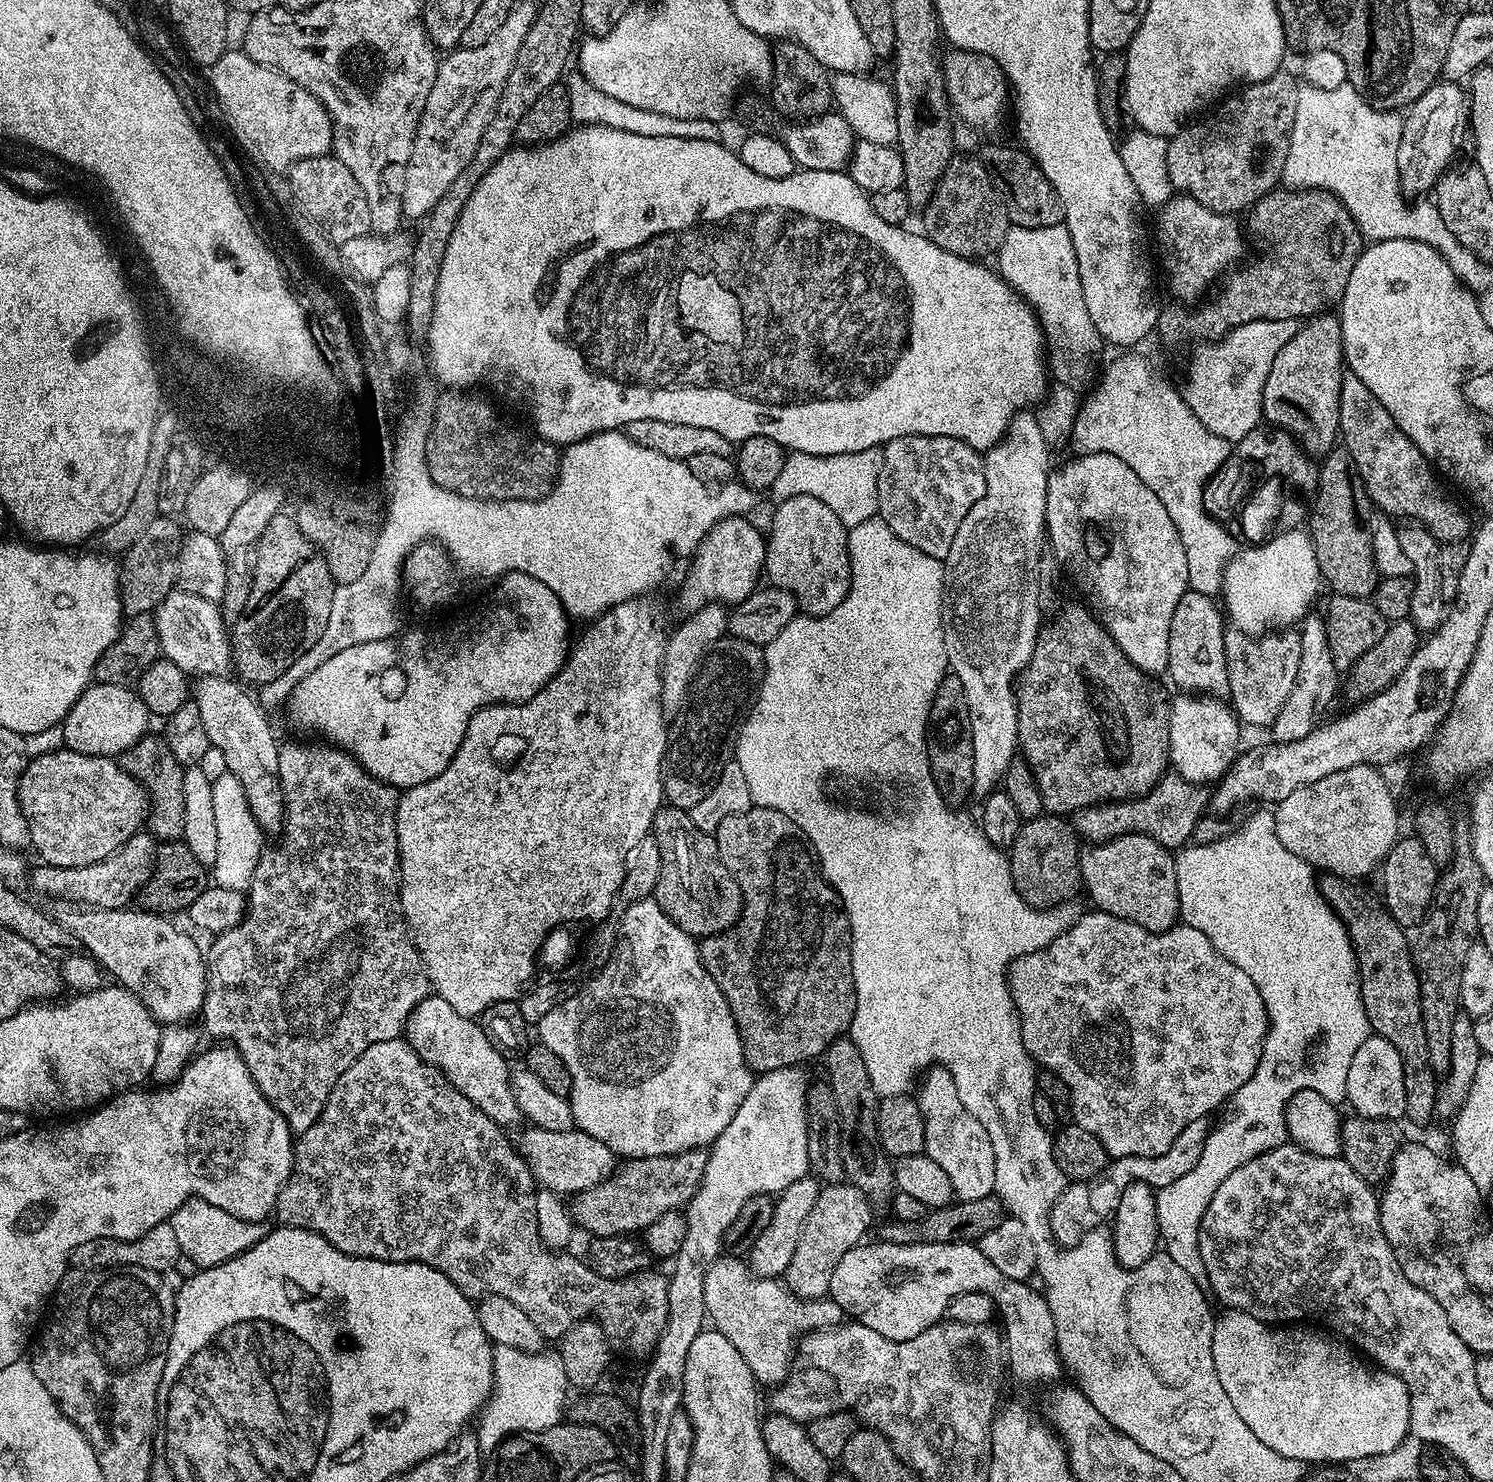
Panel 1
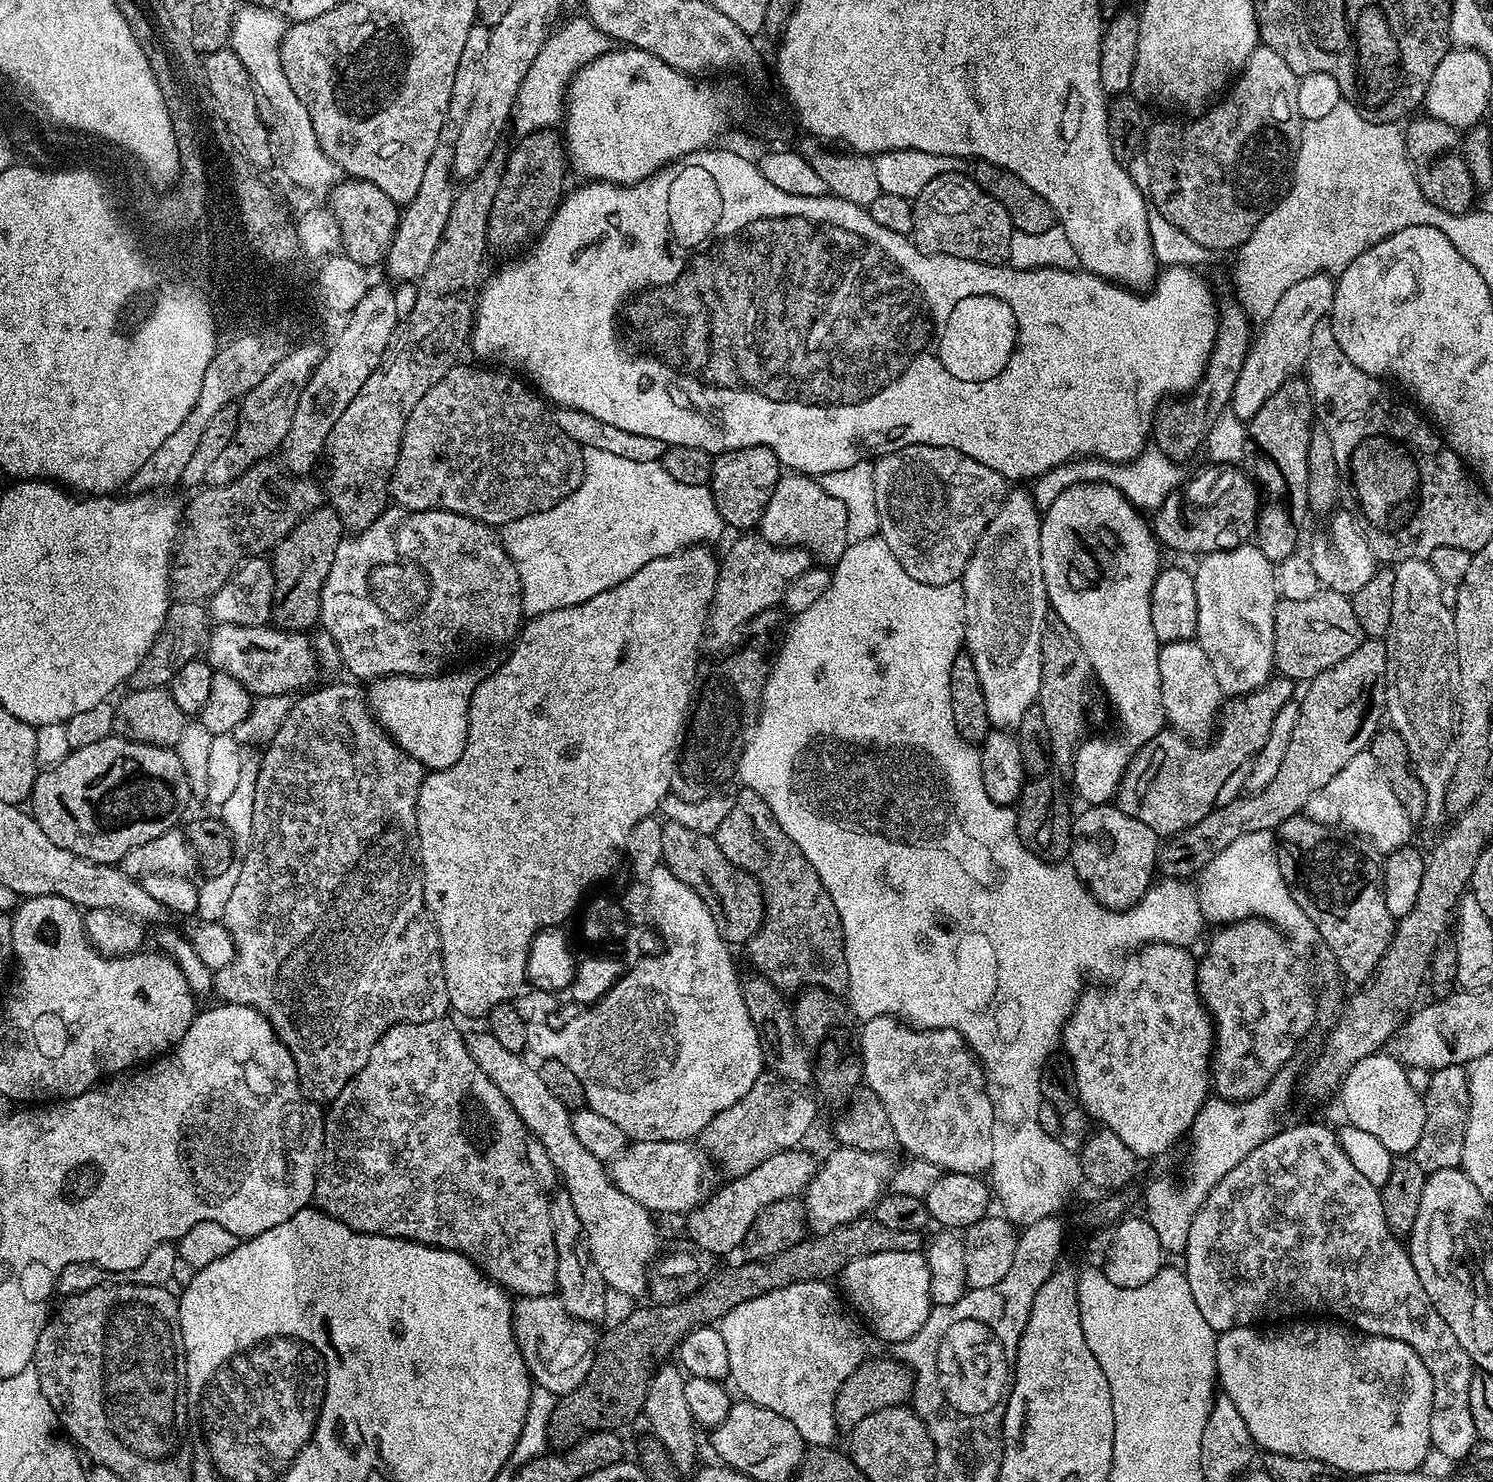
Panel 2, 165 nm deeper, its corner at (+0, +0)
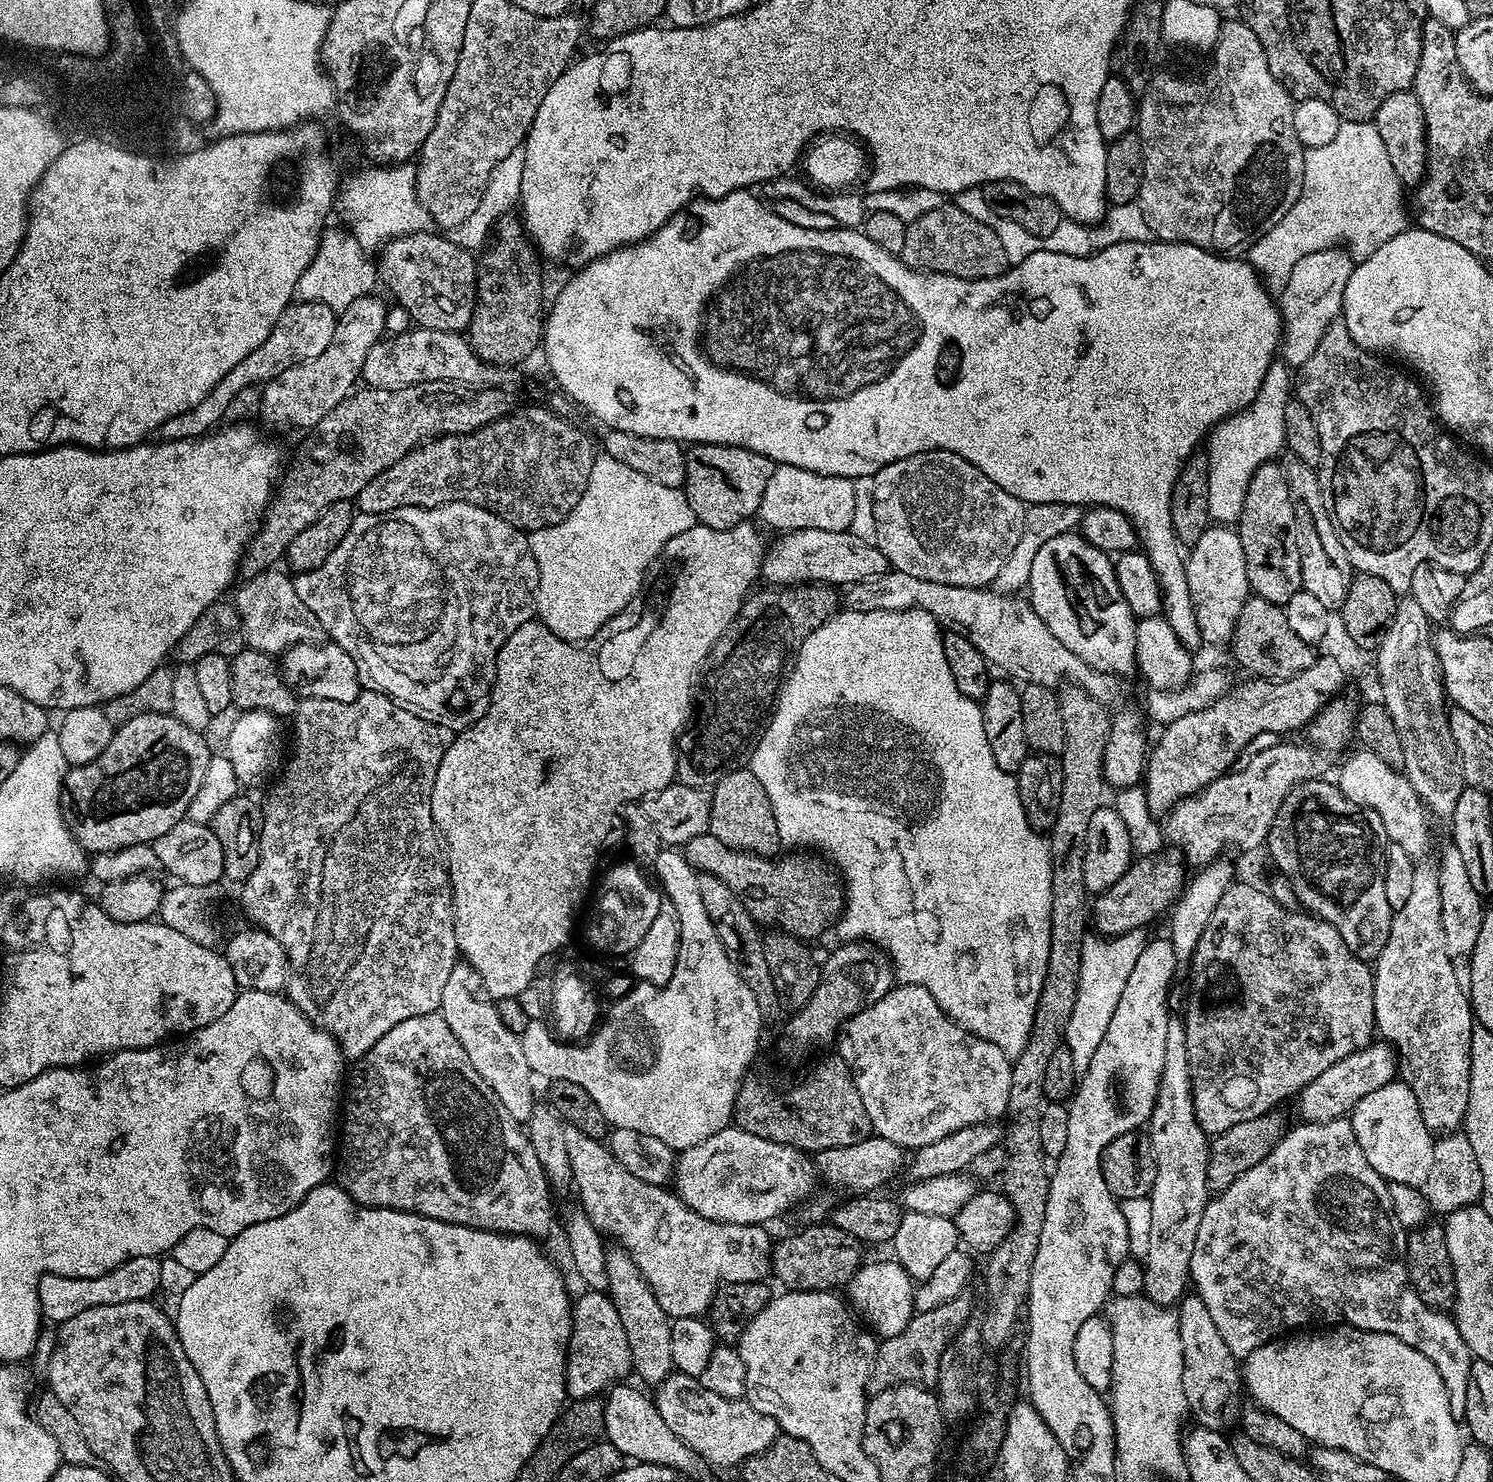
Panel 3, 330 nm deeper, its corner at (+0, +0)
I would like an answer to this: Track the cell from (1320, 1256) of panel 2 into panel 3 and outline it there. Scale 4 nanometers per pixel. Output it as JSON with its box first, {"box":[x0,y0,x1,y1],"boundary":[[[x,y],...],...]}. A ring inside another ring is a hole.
{"box":[1190,1119,1474,1421],"boundary":[[[1351,1119],[1331,1120],[1325,1124],[1300,1122],[1297,1125],[1297,1128],[1289,1127],[1285,1131],[1278,1146],[1274,1146],[1274,1150],[1270,1150],[1270,1154],[1266,1154],[1266,1158],[1262,1158],[1258,1166],[1250,1166],[1250,1170],[1246,1170],[1246,1174],[1238,1177],[1229,1188],[1215,1193],[1209,1199],[1199,1223],[1198,1236],[1194,1241],[1193,1257],[1190,1258],[1190,1284],[1195,1295],[1200,1296],[1202,1302],[1206,1304],[1206,1310],[1210,1310],[1210,1318],[1214,1318],[1214,1326],[1218,1326],[1218,1334],[1222,1334],[1226,1346],[1230,1346],[1230,1350],[1237,1358],[1249,1356],[1251,1352],[1258,1350],[1258,1346],[1277,1339],[1289,1330],[1303,1329],[1307,1325],[1304,1323],[1308,1320],[1304,1312],[1317,1312],[1322,1319],[1328,1320],[1324,1322],[1335,1322],[1340,1326],[1361,1328],[1367,1332],[1394,1334],[1394,1338],[1402,1338],[1406,1346],[1414,1346],[1414,1350],[1426,1354],[1426,1358],[1434,1362],[1438,1374],[1442,1374],[1442,1382],[1446,1382],[1446,1395],[1450,1397],[1450,1414],[1454,1414],[1456,1420],[1463,1421],[1466,1410],[1466,1386],[1470,1386],[1470,1366],[1474,1357],[1466,1342],[1462,1342],[1462,1334],[1458,1334],[1455,1319],[1443,1311],[1426,1305],[1411,1288],[1405,1261],[1399,1255],[1396,1257],[1396,1252],[1392,1249],[1396,1244],[1398,1228],[1392,1215],[1388,1184],[1378,1174],[1378,1170],[1374,1170],[1374,1166],[1366,1162],[1366,1154],[1362,1154],[1362,1146],[1358,1146],[1358,1138],[1354,1138]]]}

